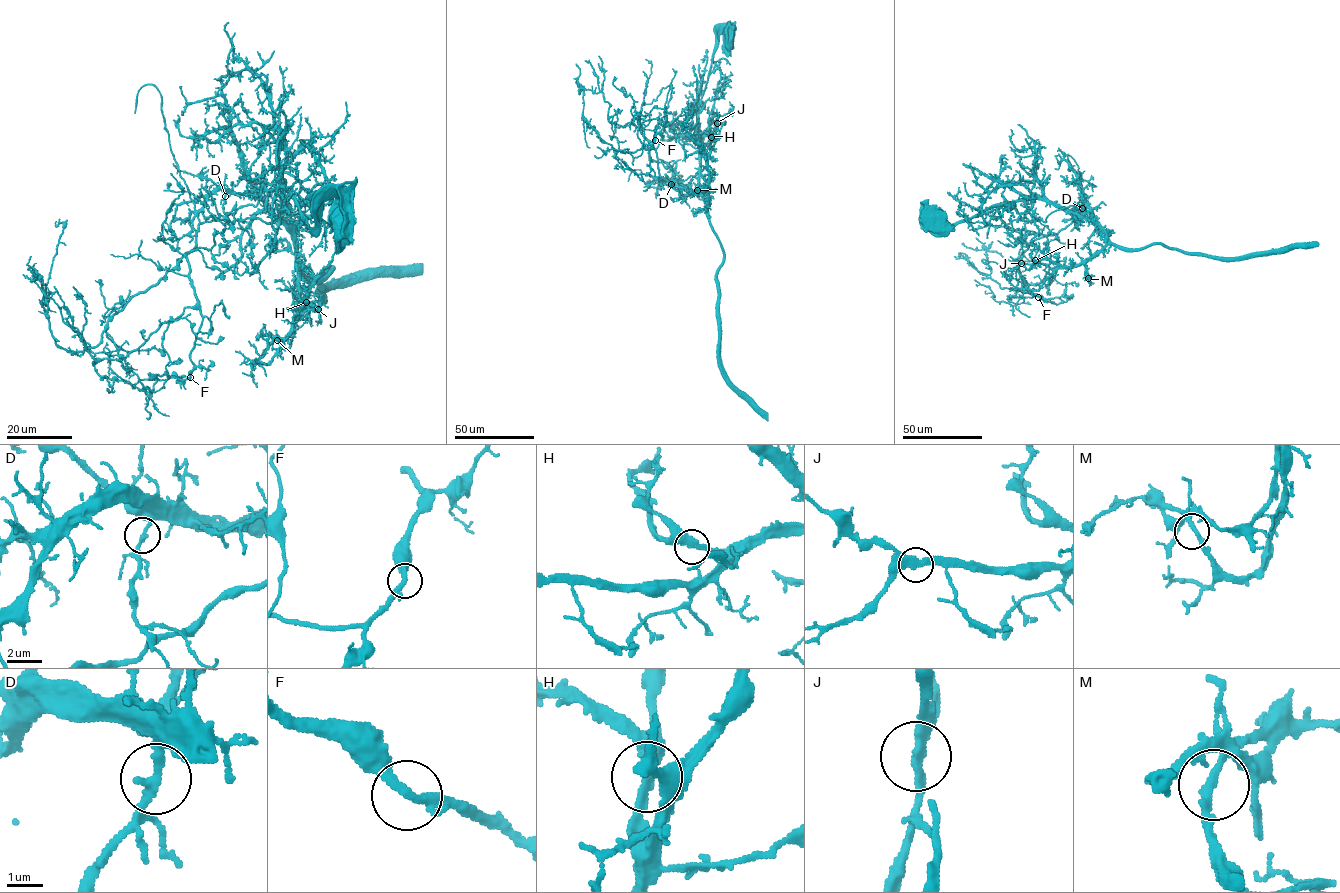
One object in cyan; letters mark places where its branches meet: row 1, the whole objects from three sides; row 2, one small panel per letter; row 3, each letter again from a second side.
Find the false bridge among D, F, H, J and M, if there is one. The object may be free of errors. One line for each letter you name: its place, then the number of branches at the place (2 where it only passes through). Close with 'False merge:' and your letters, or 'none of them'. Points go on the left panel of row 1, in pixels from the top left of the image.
D: Place: (225, 196). Branches: 2
False merge: D

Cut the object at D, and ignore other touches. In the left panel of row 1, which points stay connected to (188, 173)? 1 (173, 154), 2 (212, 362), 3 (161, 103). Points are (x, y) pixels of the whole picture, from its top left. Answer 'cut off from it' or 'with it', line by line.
1: cut off from it
2: cut off from it
3: cut off from it

